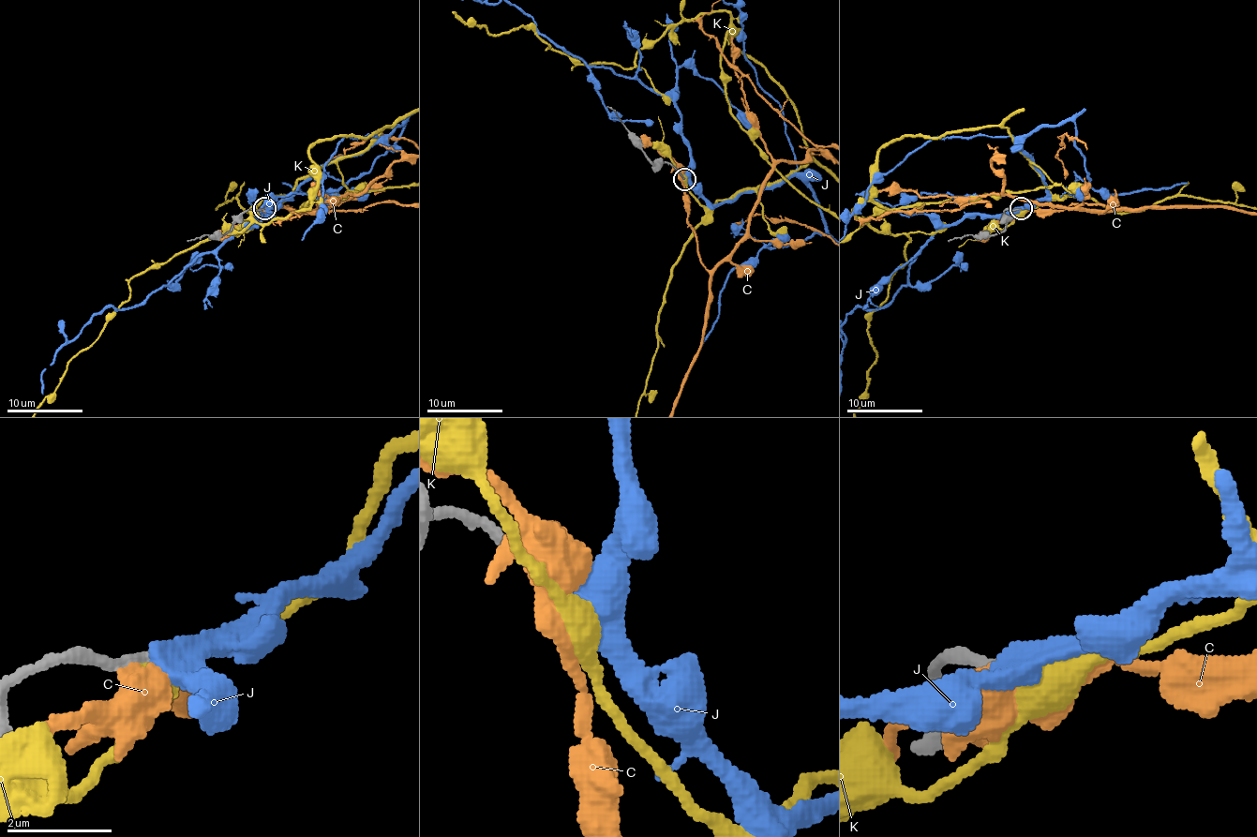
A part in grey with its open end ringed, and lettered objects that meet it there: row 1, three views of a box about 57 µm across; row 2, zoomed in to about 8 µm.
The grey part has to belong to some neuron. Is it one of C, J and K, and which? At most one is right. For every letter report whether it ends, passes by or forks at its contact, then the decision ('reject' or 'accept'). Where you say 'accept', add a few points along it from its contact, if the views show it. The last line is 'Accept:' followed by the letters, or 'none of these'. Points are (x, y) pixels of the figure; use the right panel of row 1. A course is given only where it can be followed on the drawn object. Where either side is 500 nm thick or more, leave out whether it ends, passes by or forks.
C: it passes by; reject
J: it passes by; accept
K: it passes by; reject
Accept: J

